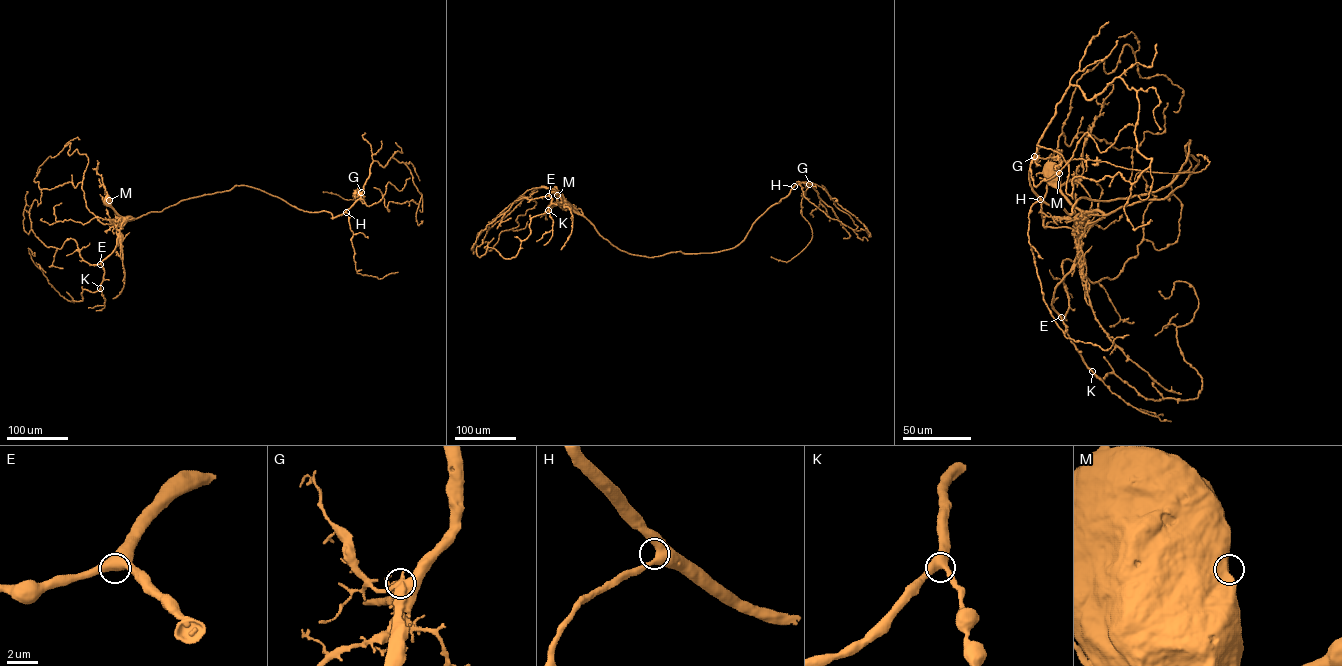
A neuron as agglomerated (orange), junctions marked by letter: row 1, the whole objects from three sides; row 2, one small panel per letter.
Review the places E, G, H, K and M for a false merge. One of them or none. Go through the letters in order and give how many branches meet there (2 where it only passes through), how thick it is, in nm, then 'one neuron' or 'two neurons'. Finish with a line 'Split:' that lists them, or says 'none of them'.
E: 3 | 440 nm | one neuron
G: 4 | 600 nm | two neurons
H: 3 | 460 nm | one neuron
K: 3 | 480 nm | one neuron
M: 4 | 550 nm | one neuron
Split: G

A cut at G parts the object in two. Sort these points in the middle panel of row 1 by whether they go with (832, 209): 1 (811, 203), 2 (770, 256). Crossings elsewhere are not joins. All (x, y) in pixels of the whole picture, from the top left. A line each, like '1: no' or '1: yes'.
1: yes
2: no

